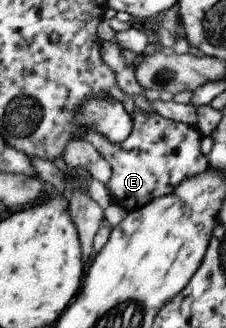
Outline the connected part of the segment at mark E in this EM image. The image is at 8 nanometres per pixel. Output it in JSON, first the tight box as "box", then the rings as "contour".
{"box":[81,108,208,210],"contour":[[[137,108],[131,115],[131,132],[123,142],[110,144],[108,140],[89,128],[82,129],[81,136],[94,146],[94,149],[104,160],[107,160],[111,168],[112,176],[106,183],[107,195],[112,196],[113,203],[128,210],[141,208],[148,204],[150,200],[156,200],[160,196],[170,194],[182,180],[186,180],[188,176],[196,176],[196,174],[200,174],[208,168],[206,155],[202,155],[199,148],[202,135],[195,128],[190,128],[182,122],[164,119],[155,113],[144,114],[142,110]]]}

